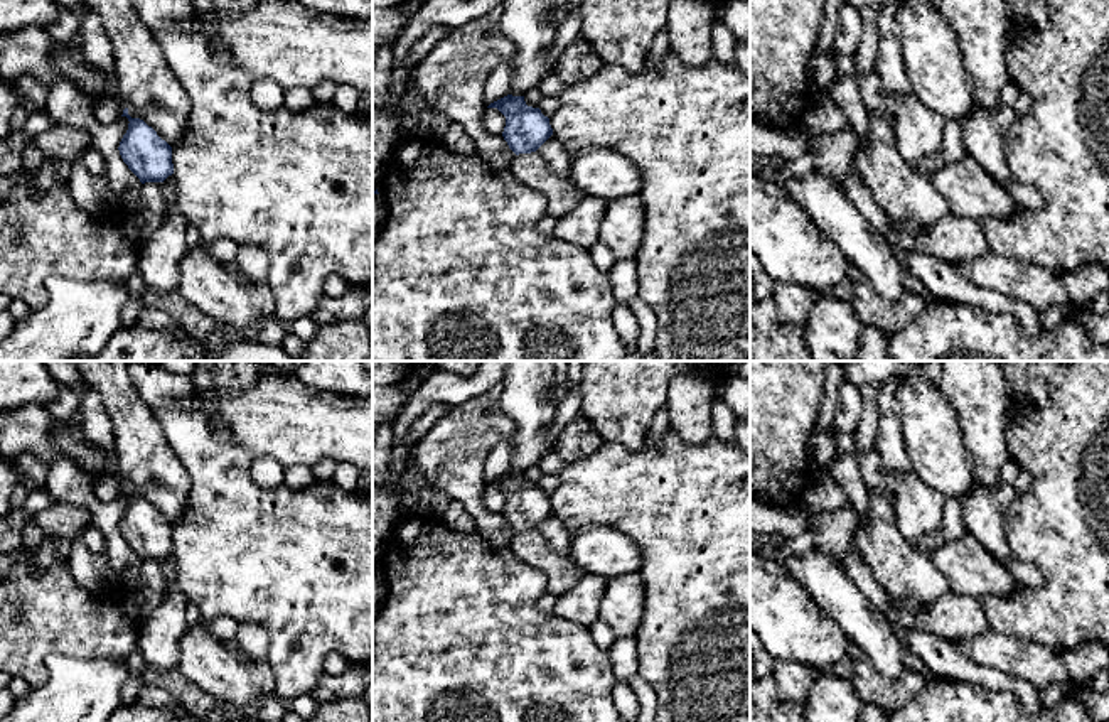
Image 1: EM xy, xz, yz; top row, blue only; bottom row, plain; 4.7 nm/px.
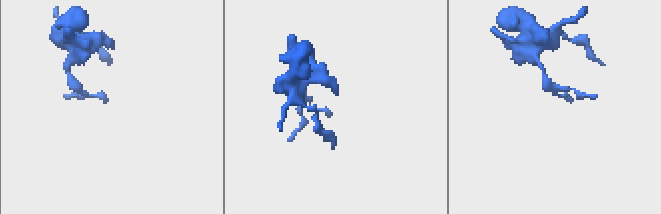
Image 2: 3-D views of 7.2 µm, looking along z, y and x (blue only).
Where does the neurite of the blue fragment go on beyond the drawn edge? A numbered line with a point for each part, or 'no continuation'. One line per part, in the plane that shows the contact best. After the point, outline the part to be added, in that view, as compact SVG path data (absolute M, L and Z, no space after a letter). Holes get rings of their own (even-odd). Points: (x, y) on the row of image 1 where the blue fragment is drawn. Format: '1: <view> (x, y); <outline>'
no continuation

